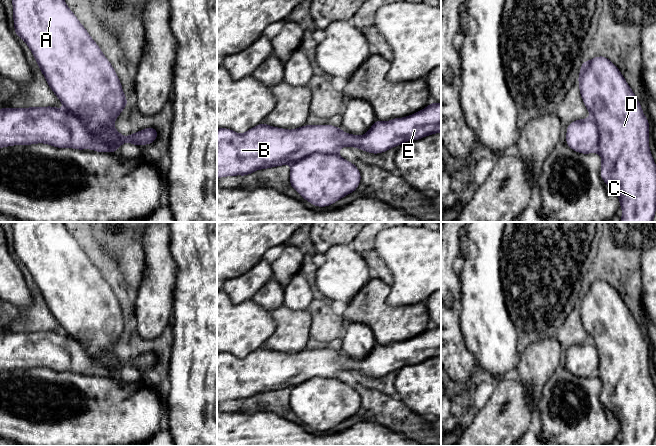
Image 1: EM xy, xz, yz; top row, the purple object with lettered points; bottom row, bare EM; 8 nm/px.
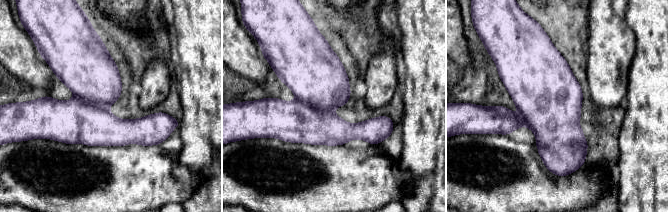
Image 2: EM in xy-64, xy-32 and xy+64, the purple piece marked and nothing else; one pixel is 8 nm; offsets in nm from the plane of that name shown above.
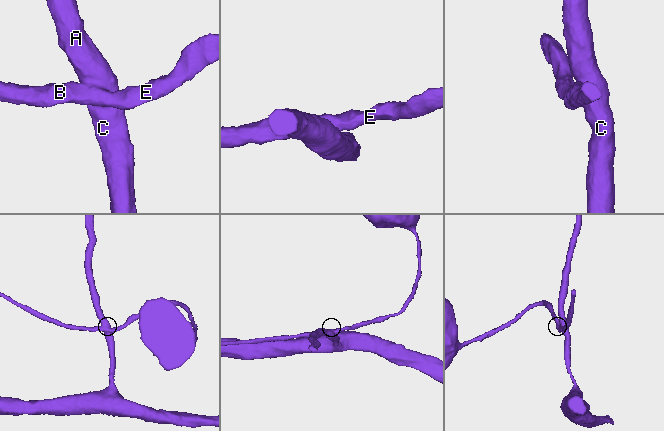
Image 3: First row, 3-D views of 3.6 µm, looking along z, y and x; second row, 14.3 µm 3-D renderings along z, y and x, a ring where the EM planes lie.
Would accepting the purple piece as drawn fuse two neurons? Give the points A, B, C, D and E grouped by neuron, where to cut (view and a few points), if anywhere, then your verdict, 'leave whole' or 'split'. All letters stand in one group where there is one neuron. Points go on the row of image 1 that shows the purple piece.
groups A C D / B E; cut xy (65, 108), (77, 115), (93, 131), (113, 127); split

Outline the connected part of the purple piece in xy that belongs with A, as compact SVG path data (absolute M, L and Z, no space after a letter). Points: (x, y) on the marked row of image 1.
M12 0L15 34L23 39L49 87L65 109L78 116L93 132L114 127L114 120L129 103L111 63L64 0Z

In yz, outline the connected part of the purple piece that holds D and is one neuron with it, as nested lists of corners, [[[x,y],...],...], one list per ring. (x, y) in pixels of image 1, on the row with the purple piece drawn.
[[[597,56],[582,62],[580,69],[577,78],[580,94],[599,130],[598,153],[602,158],[600,175],[619,197],[623,210],[621,222],[652,222],[656,213],[656,164],[649,149],[649,121],[625,78],[607,57]]]

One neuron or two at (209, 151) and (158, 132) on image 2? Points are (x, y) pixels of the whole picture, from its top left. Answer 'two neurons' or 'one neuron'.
two neurons

